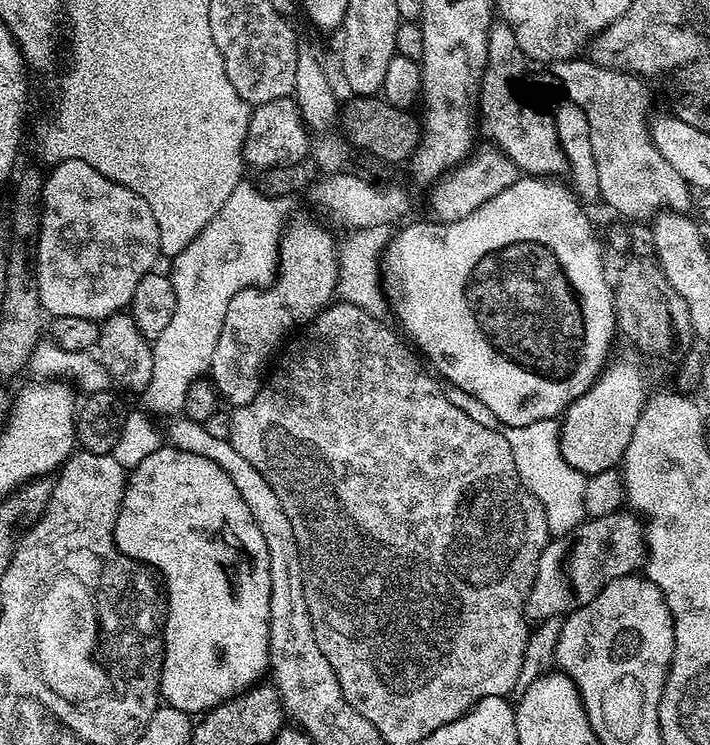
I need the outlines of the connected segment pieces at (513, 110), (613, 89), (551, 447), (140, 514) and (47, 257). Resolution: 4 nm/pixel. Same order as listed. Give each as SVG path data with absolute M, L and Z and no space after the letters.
M502 20L493 23L488 32L487 65L484 67L483 81L480 84L480 99L478 101L480 124L493 138L491 141L495 147L506 153L521 173L534 178L554 178L560 172L564 174L569 171L568 160L560 146L553 115L544 113L547 111L536 107L529 101L525 91L524 94L522 92L522 78L526 66L528 66L527 56L518 45L512 28Z
M587 58L551 61L550 71L560 83L563 95L580 106L589 119L590 141L598 170L600 200L608 203L620 215L617 217L628 222L648 222L661 210L684 214L689 211L688 207L691 204L693 207L694 196L692 200L690 185L678 170L674 170L674 166L670 166L670 162L666 162L666 158L662 158L662 154L654 146L650 131L650 115L648 116L648 88L641 77L630 72L615 72L603 68Z
M543 420L525 428L503 426L502 431L506 442L510 442L518 478L546 510L549 533L553 537L564 538L575 532L586 519L584 503L588 476L575 469L563 457L560 448L561 425L556 420Z
M161 446L158 450L154 450L150 458L142 458L142 462L138 462L138 466L127 473L124 497L120 503L120 513L114 526L114 542L122 555L129 556L132 561L155 570L162 577L162 588L166 593L166 615L163 630L164 665L160 671L160 695L167 707L189 714L209 712L210 709L225 704L227 700L233 700L241 692L248 691L263 677L260 676L263 672L265 675L269 671L270 554L266 541L262 538L262 530L258 530L258 522L254 522L254 514L250 514L250 506L242 502L242 494L238 494L238 489L234 486L234 482L230 482L226 470L222 470L220 466L214 466L210 458L202 458L200 454L180 452L171 446Z
M63 160L51 165L50 171L44 177L44 195L40 205L40 235L34 241L34 267L36 269L36 281L38 282L38 294L40 295L40 306L49 317L90 318L102 322L115 312L125 311L134 298L134 290L137 289L138 282L142 282L142 278L157 267L156 260L159 261L160 259L158 222L154 222L154 213L150 211L150 206L146 206L146 201L138 194L134 194L134 190L98 174L98 170L94 170L94 166L86 166L86 162L81 160Z

